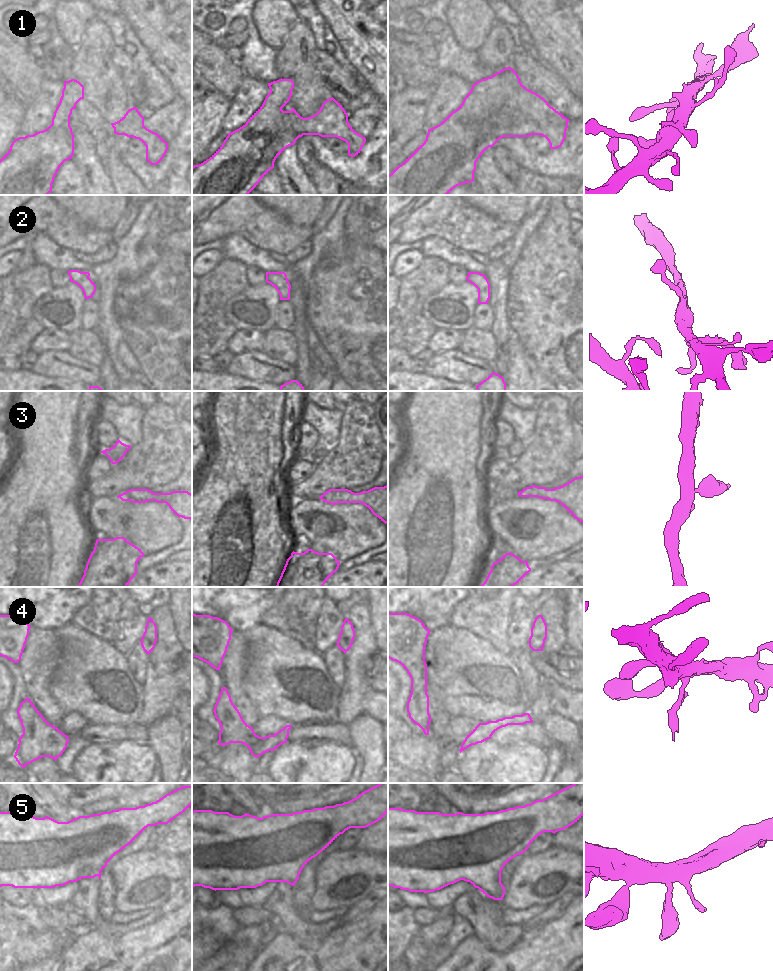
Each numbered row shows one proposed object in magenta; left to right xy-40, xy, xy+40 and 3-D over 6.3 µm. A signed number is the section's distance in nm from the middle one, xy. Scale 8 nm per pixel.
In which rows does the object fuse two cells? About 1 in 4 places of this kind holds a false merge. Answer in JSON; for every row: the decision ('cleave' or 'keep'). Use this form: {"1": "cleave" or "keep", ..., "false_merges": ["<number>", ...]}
{"1": "keep", "2": "keep", "3": "keep", "4": "keep", "5": "keep", "false_merges": []}

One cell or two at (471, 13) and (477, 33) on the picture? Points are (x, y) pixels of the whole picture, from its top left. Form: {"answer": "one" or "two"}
{"answer": "one"}

